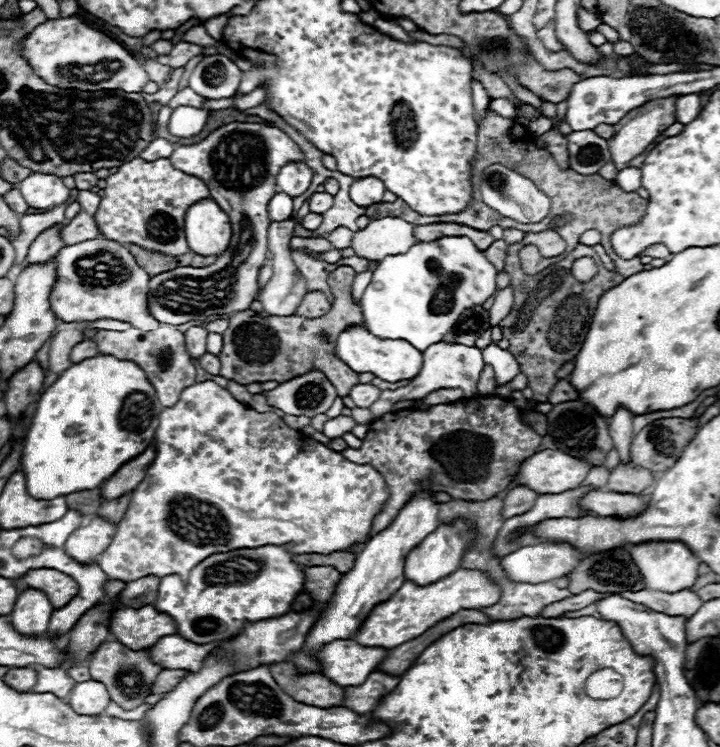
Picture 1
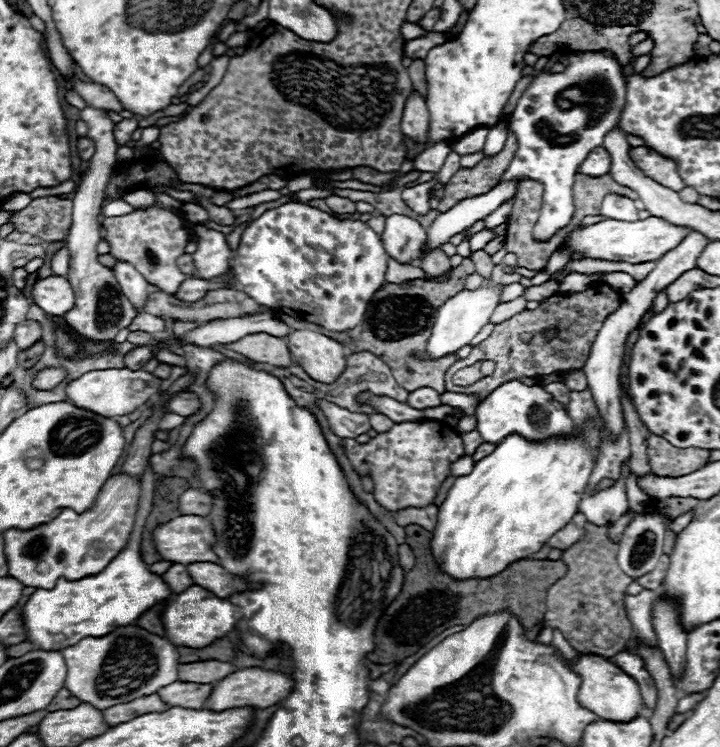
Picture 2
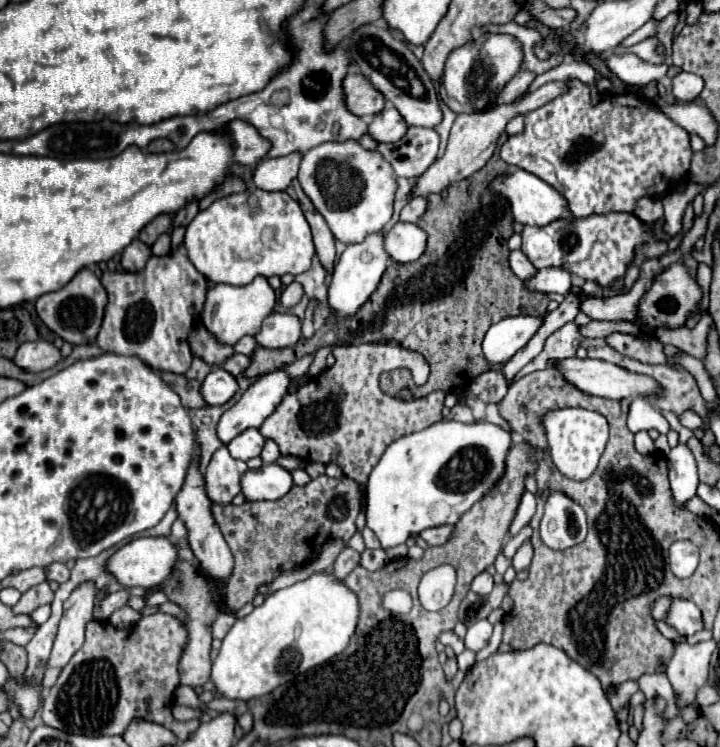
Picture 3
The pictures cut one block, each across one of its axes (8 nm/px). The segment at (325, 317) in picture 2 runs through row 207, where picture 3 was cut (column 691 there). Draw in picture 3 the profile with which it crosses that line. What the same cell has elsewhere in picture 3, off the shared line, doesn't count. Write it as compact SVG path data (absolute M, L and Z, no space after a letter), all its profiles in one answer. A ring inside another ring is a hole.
M670 264L668 270L664 270L658 278L656 284L644 294L644 300L640 302L640 322L638 324L628 324L628 322L596 322L592 320L586 326L580 326L580 334L586 338L606 338L608 332L630 332L636 336L654 336L654 328L660 324L666 324L670 328L684 326L684 320L690 312L696 312L696 304L700 302L700 288L694 278L690 278L688 268L682 264Z

